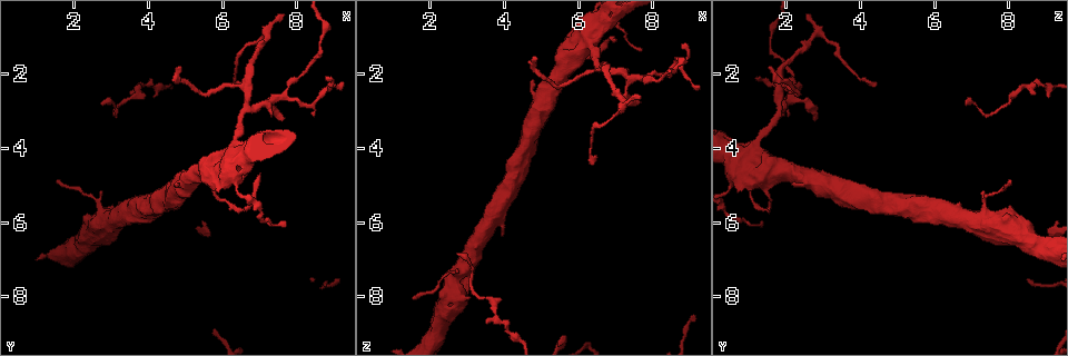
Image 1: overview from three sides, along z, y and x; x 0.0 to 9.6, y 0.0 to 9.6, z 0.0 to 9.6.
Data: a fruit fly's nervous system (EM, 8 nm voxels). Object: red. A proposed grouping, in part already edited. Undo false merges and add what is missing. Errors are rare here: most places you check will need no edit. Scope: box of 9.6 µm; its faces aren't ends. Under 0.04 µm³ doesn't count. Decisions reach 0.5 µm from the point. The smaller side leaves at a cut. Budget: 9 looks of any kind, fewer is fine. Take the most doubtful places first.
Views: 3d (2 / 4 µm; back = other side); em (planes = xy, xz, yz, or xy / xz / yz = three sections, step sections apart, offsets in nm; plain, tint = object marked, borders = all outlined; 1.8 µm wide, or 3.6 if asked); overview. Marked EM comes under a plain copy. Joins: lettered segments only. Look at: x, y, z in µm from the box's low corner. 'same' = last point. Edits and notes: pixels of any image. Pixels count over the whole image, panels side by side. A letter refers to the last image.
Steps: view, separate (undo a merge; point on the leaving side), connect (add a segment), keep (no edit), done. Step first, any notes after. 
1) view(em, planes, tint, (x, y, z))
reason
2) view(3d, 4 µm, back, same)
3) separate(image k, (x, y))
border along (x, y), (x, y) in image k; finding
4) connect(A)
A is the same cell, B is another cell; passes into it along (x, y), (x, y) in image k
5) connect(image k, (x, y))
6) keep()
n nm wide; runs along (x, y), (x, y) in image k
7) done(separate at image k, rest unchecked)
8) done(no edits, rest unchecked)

view(3d, 4 µm, (6.35, 4.10, 1.20))
small branch off a trunk

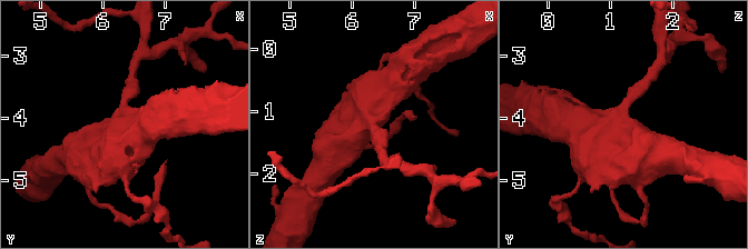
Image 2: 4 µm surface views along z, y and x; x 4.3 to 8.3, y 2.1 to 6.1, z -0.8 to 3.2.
view(em, 3.6 µm, xy, step 4, borders, (6.30, 4.15, 1.10))

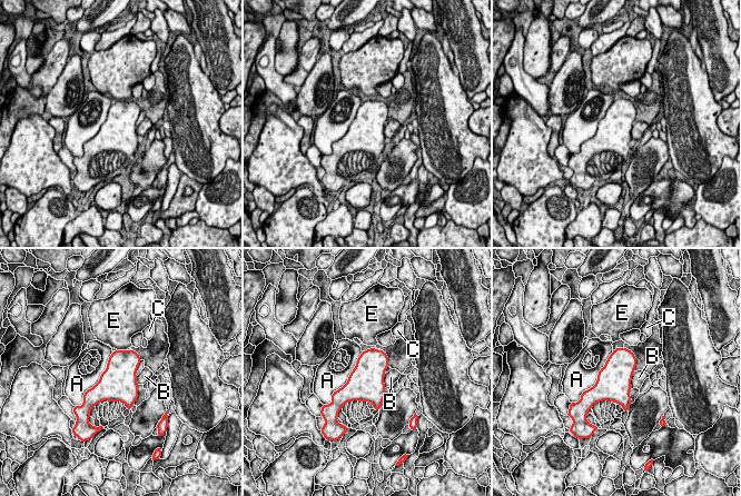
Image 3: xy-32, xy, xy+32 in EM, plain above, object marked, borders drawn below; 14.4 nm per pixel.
keep()
A touches over 750 nm; A, B, C and E are other cells; all the same cell

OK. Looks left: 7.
view(3d, 4 µm, (4.90, 1.80, 1.60))
end of a long branch

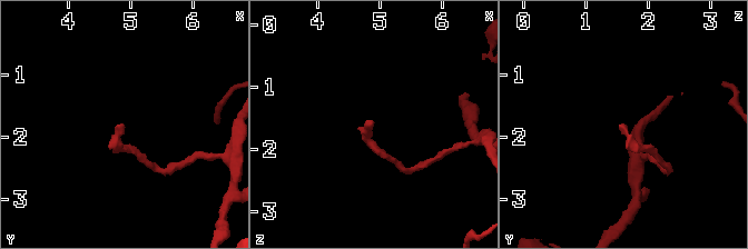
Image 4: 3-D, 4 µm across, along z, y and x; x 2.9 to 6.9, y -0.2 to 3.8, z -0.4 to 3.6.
view(em, planes, borders, (4.85, 1.80, 1.55))
shape alone is not enough

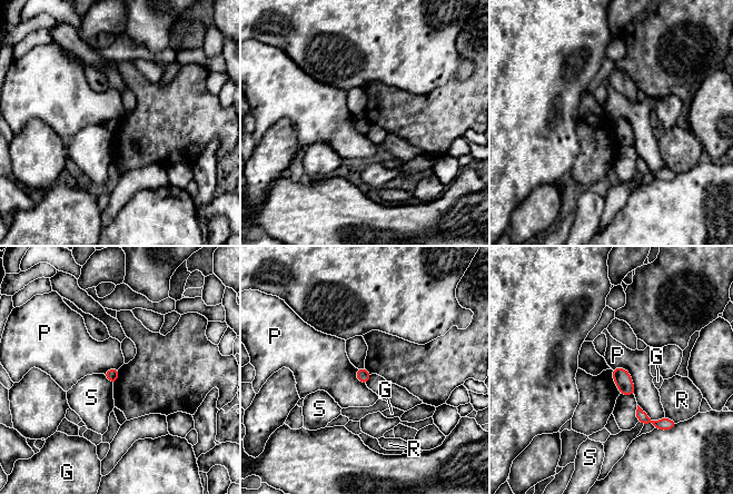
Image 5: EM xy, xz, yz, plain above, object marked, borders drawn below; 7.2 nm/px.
keep()
90 nm wide; P touches over 260 nm; G, P, R and S are other cells; no lettered segment goes on from it

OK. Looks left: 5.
view(em, 3.6 µm, xy, step 4, borders, (6.45, 2.20, 4.40))
an open end

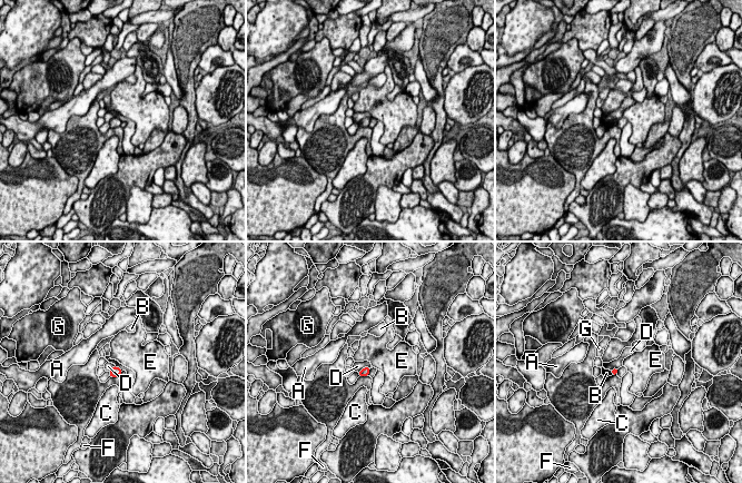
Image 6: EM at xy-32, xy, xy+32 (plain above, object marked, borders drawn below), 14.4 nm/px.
keep()
D touches over 190 nm; A, B, C, D, E, F and G are other cells; border along (369, 367), (364, 367), (358, 373) in image 6; none of them fits

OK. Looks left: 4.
view(3d, 4 µm, (1.55, 4.90, 8.00))
thin end

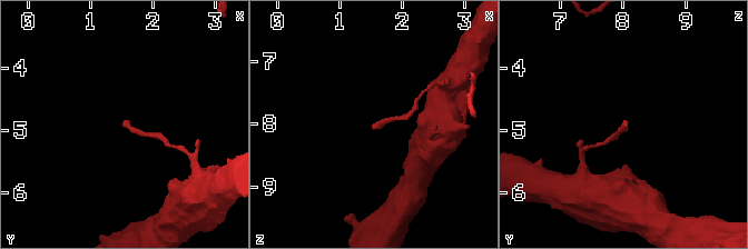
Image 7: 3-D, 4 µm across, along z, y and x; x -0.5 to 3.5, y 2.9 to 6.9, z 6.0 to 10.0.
view(em, 3.6 µm, xy, step 8, borders, (1.50, 4.95, 8.05))
need the tissue

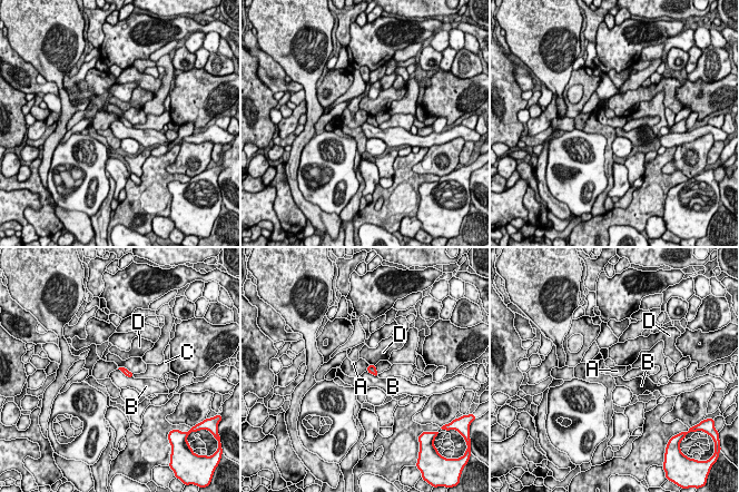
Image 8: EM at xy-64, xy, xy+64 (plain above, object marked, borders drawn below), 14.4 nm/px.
keep()
B touches over 260 nm; A, B, C and D are other cells; no lettered segment goes on from it

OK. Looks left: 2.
done(no edits, rest unchecked)

